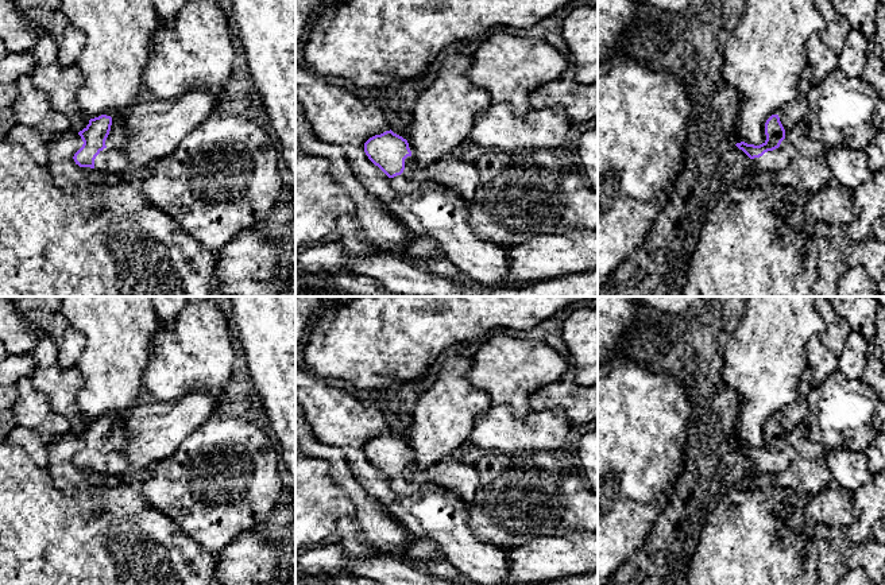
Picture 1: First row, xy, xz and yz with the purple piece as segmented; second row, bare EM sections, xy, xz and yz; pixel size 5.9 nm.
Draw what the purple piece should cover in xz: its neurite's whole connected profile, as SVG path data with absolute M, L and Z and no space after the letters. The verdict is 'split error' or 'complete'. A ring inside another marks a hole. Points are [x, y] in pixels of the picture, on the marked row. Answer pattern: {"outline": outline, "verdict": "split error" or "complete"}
{"outline": "M391 129L370 137L364 143L364 152L399 193L418 190L422 186L444 186L456 190L467 201L475 198L479 173L474 163L447 155L421 168L411 158L407 140Z", "verdict": "split error"}

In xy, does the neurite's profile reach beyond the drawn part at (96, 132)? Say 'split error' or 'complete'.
split error

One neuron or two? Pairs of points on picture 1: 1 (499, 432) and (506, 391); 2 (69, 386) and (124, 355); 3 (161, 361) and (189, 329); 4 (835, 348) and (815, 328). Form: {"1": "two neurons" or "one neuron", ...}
{"1": "two neurons", "2": "two neurons", "3": "one neuron", "4": "two neurons"}

